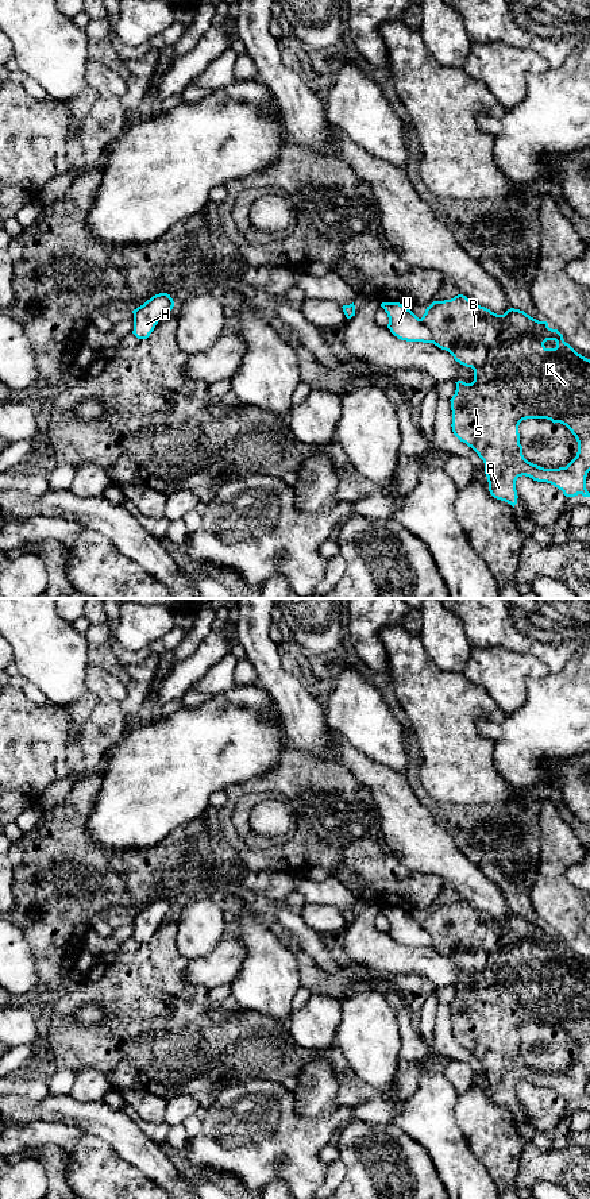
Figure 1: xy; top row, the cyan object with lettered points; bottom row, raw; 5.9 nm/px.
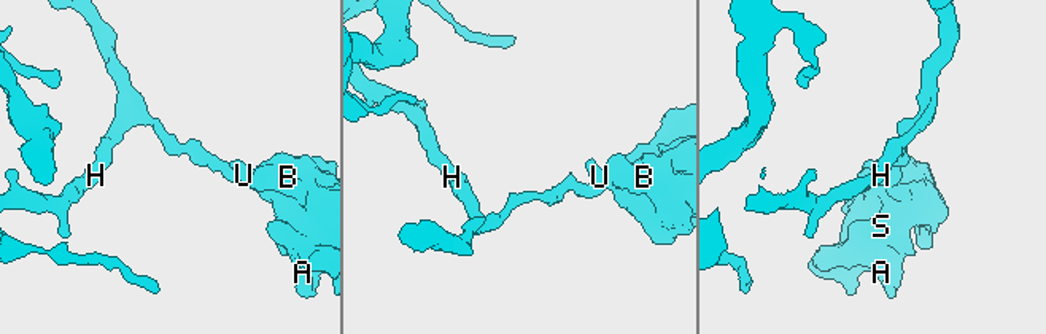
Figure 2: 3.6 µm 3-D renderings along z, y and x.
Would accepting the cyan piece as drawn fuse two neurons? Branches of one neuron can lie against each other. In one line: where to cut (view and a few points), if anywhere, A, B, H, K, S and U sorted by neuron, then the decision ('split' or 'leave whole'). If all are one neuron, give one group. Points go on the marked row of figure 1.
cut in xy along (420, 319), (431, 332), (432, 342); A B K S / H U; split

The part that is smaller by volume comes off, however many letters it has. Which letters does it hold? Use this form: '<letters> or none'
A, B, K, S

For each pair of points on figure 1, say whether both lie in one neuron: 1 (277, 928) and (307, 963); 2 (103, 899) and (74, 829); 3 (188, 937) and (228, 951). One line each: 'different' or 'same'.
1: same
2: same
3: different

